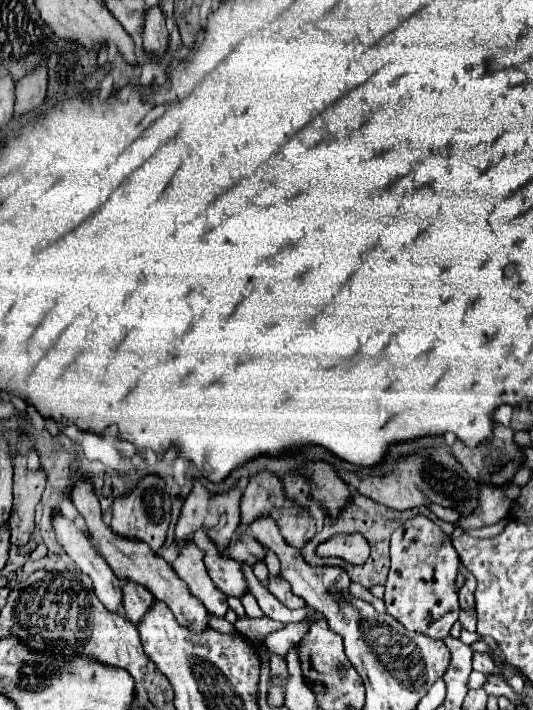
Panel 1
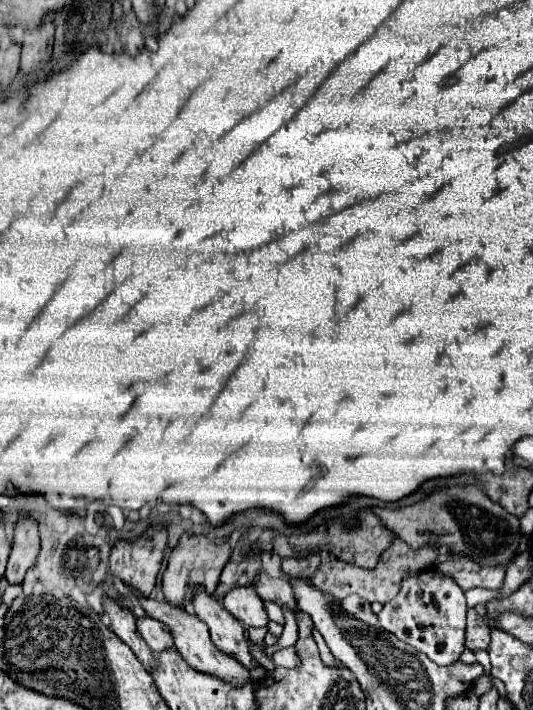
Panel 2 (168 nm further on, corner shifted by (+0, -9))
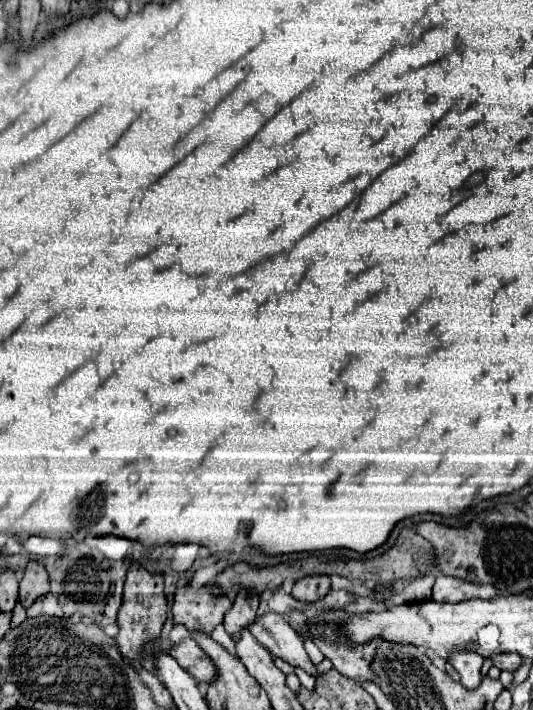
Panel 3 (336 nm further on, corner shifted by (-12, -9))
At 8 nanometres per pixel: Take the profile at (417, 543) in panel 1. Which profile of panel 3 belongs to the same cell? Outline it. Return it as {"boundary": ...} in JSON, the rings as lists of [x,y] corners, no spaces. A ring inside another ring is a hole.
{"boundary":[[[462,651],[462,653],[452,655],[448,663],[460,675],[460,685],[462,687],[472,691],[472,689],[476,689],[480,685],[480,681],[482,681],[480,669],[482,669],[482,663],[484,663],[484,659],[480,655],[474,655],[472,651]]]}

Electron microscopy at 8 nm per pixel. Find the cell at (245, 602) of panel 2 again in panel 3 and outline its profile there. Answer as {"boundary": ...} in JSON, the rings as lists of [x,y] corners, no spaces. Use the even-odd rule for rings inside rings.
{"boundary":[[[264,615],[250,627],[250,633],[258,639],[258,643],[262,643],[262,647],[266,647],[272,653],[272,657],[280,657],[292,667],[304,669],[312,677],[320,677],[316,667],[308,659],[298,633],[284,621],[282,615]]]}

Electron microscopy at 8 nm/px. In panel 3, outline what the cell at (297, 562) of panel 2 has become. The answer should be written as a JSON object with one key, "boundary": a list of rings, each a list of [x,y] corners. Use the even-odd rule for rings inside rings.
{"boundary":[[[312,575],[312,577],[302,577],[298,583],[294,583],[292,597],[298,601],[306,603],[316,603],[324,599],[330,591],[330,577],[328,575]]]}

